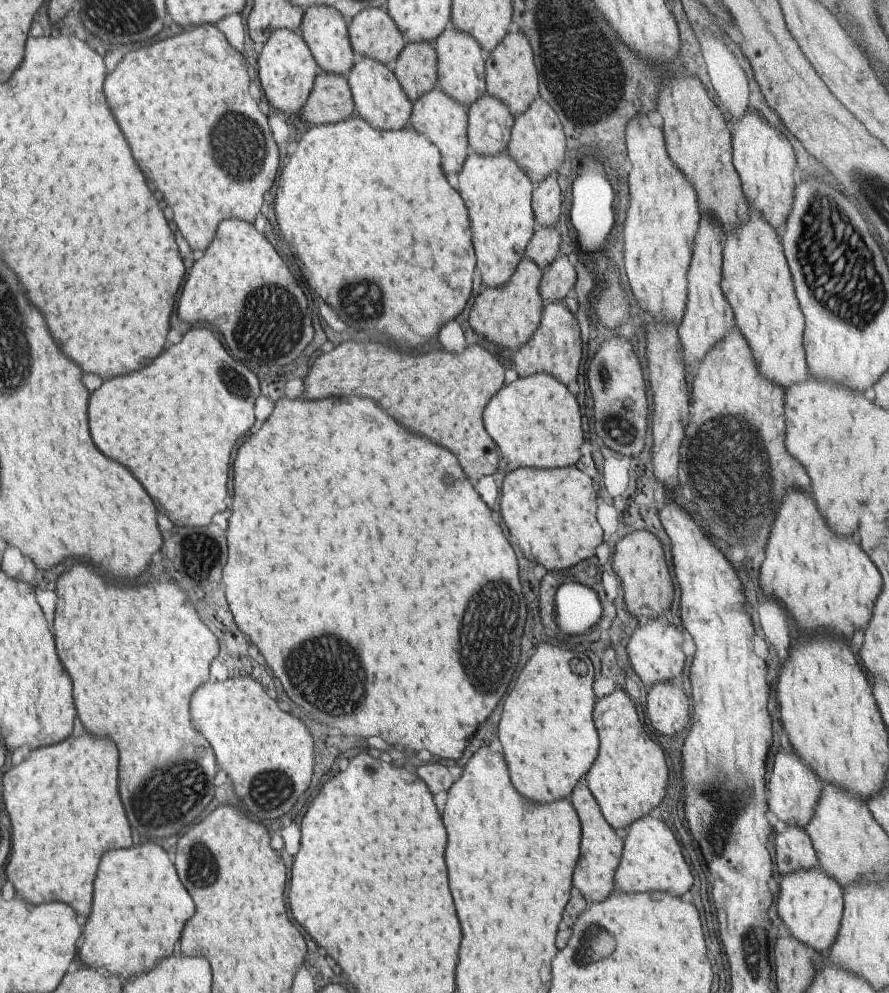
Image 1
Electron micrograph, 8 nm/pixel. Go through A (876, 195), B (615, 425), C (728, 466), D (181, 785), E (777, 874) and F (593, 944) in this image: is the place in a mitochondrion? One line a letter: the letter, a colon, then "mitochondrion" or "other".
A: mitochondrion
B: mitochondrion
C: mitochondrion
D: mitochondrion
E: other
F: mitochondrion

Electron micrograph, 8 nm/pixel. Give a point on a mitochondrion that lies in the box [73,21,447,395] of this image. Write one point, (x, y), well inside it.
(272, 314)

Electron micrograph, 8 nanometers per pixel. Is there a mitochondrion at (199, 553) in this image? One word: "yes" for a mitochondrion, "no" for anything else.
yes

